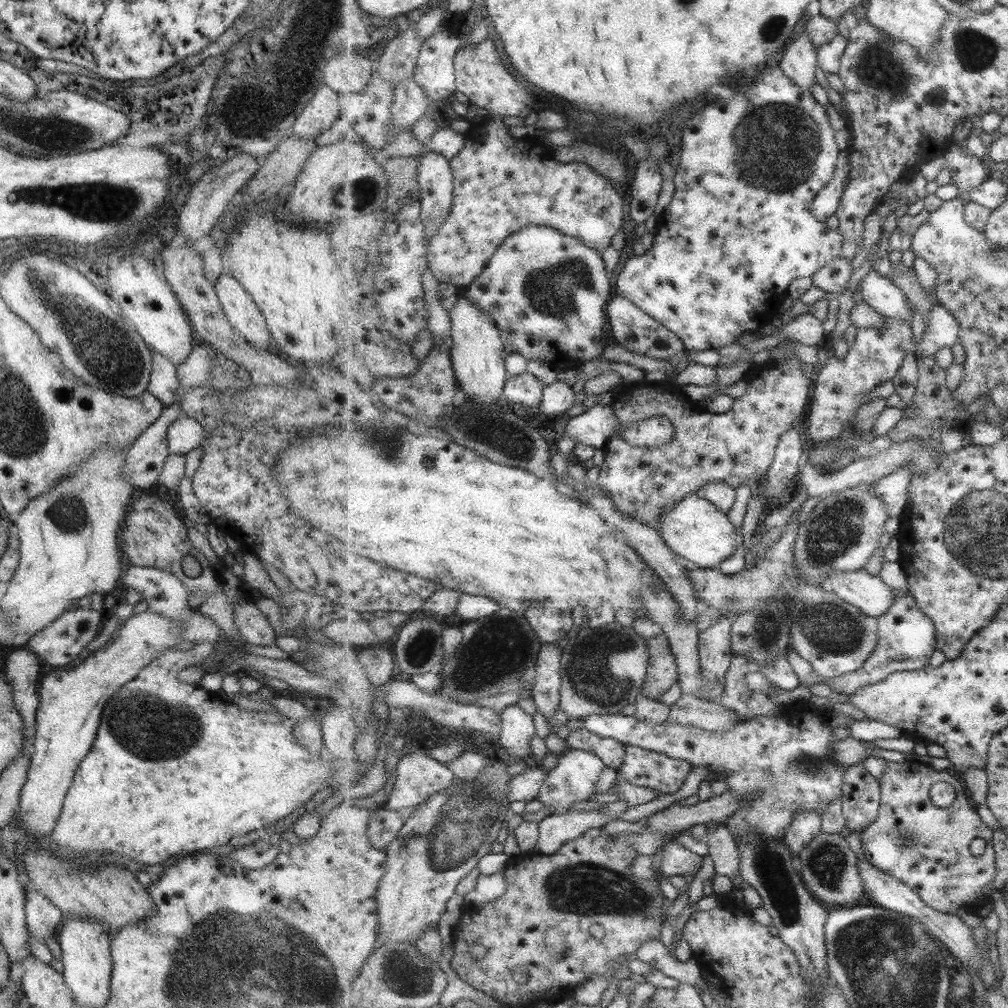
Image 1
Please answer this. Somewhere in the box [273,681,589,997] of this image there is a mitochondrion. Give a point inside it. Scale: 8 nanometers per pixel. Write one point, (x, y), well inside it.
(466, 824)

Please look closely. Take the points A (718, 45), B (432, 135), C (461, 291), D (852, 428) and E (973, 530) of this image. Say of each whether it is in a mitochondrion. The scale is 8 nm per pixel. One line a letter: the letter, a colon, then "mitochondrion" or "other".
A: other
B: other
C: other
D: other
E: mitochondrion

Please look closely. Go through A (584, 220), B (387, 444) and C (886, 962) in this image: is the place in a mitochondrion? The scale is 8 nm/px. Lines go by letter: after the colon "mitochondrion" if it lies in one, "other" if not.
A: other
B: mitochondrion
C: mitochondrion

